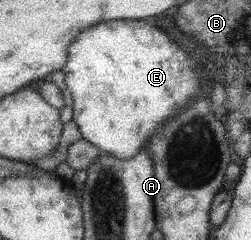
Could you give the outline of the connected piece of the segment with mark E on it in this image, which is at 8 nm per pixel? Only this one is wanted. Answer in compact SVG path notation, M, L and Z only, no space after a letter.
M109 21L109 23L99 23L87 31L83 31L71 45L69 45L69 59L67 59L65 67L61 69L64 75L64 83L68 93L71 94L72 120L77 125L82 139L89 141L93 146L97 147L102 153L112 155L117 159L131 159L142 147L148 145L149 137L153 131L159 129L165 121L169 121L178 113L181 113L192 101L198 99L198 95L204 89L204 83L198 78L198 70L193 67L193 60L189 55L173 42L169 37L157 27L147 25L145 21Z

